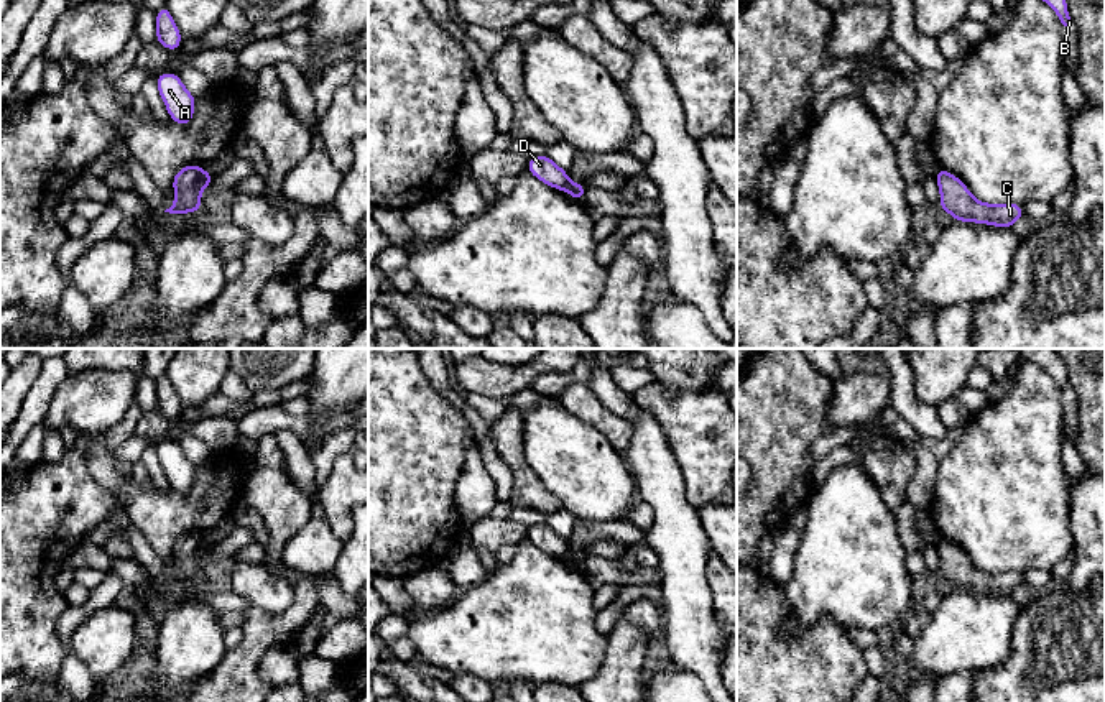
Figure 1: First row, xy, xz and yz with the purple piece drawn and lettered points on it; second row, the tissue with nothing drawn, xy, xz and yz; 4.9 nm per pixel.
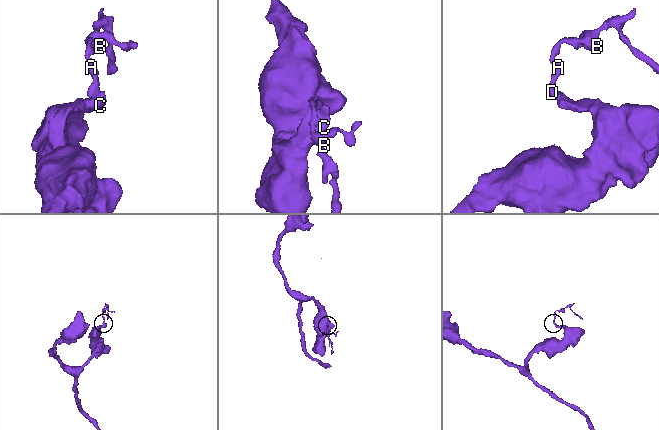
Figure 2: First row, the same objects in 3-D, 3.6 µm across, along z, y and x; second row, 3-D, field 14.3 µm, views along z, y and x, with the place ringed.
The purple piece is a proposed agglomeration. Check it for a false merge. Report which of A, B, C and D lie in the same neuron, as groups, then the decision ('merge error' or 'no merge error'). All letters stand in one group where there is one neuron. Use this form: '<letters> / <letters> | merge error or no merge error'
A B D / C | merge error

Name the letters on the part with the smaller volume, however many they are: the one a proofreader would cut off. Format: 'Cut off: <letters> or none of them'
Cut off: A, B, D

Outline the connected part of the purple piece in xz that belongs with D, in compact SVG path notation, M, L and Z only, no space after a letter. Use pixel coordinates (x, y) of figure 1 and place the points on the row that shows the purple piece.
M539 155L536 158L528 159L526 169L538 178L541 182L562 191L567 182L569 176L567 171L559 168L549 156Z

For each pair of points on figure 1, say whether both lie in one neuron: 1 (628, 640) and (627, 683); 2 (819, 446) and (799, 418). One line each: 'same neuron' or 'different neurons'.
1: same neuron
2: different neurons

